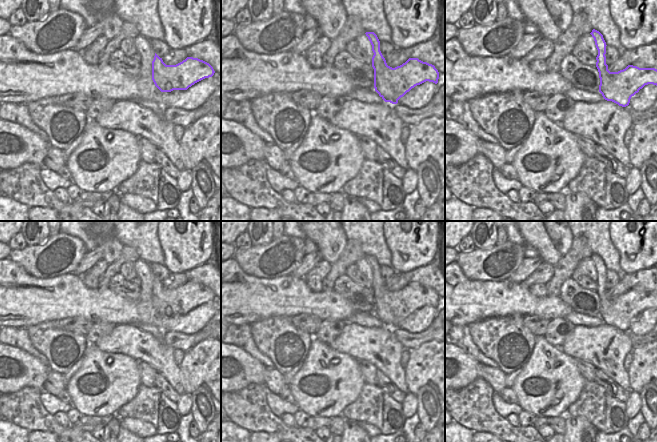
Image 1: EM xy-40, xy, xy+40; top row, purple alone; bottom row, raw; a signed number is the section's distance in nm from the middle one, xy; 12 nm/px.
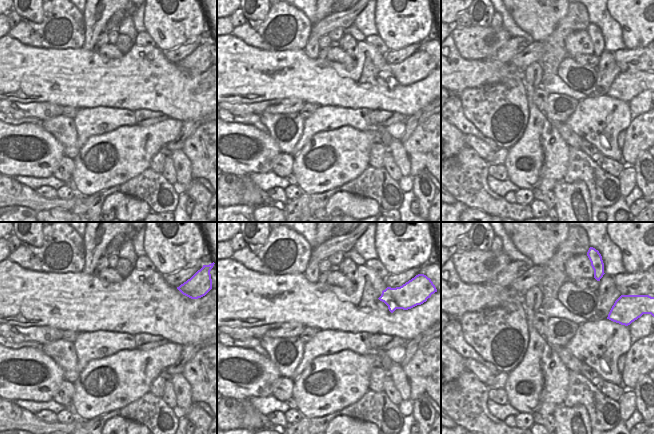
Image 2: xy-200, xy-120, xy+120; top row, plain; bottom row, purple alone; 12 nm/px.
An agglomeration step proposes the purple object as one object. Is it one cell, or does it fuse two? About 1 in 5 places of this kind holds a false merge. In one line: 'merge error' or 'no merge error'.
merge error

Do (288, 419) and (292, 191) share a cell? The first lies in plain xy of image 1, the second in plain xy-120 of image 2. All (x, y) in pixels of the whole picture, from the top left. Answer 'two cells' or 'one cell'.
two cells

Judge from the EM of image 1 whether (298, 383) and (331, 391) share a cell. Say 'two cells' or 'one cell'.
one cell

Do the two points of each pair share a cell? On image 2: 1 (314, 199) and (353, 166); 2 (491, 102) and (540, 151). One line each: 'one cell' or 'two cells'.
1: two cells
2: two cells

